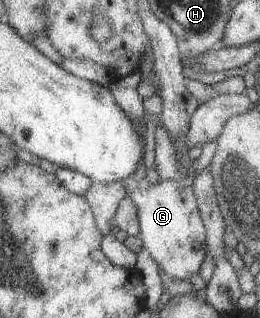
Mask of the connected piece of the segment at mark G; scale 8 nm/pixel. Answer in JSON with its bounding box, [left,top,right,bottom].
[120,173,207,280]

